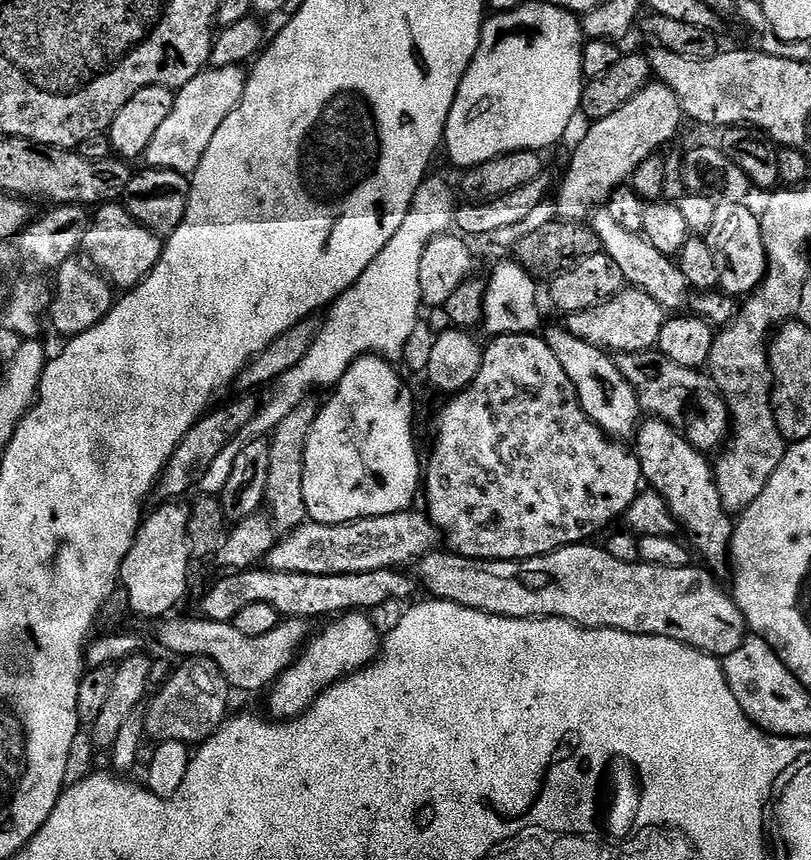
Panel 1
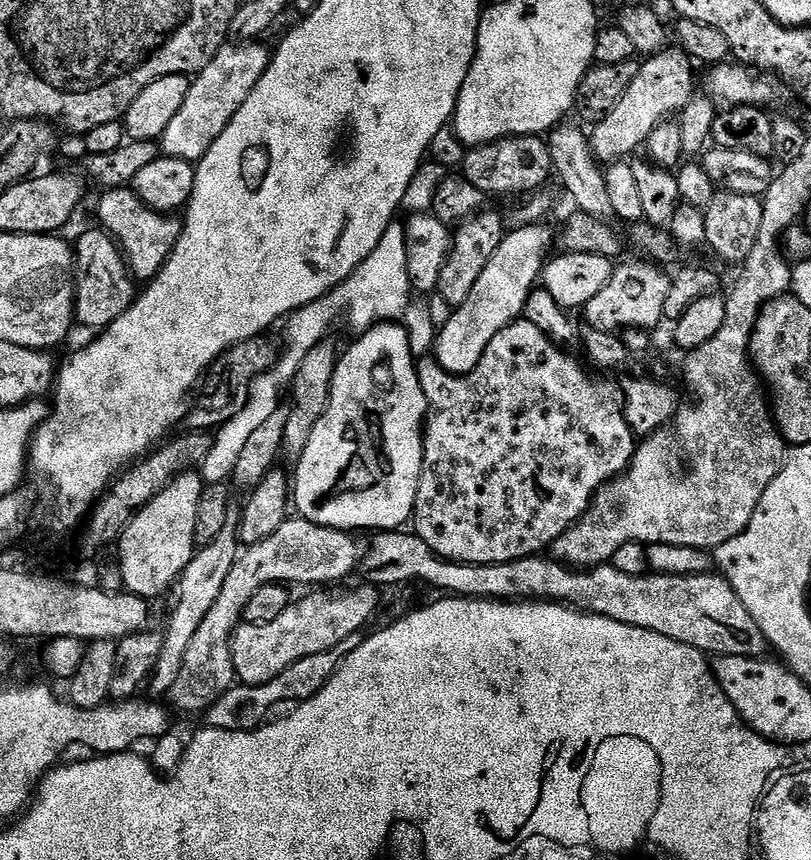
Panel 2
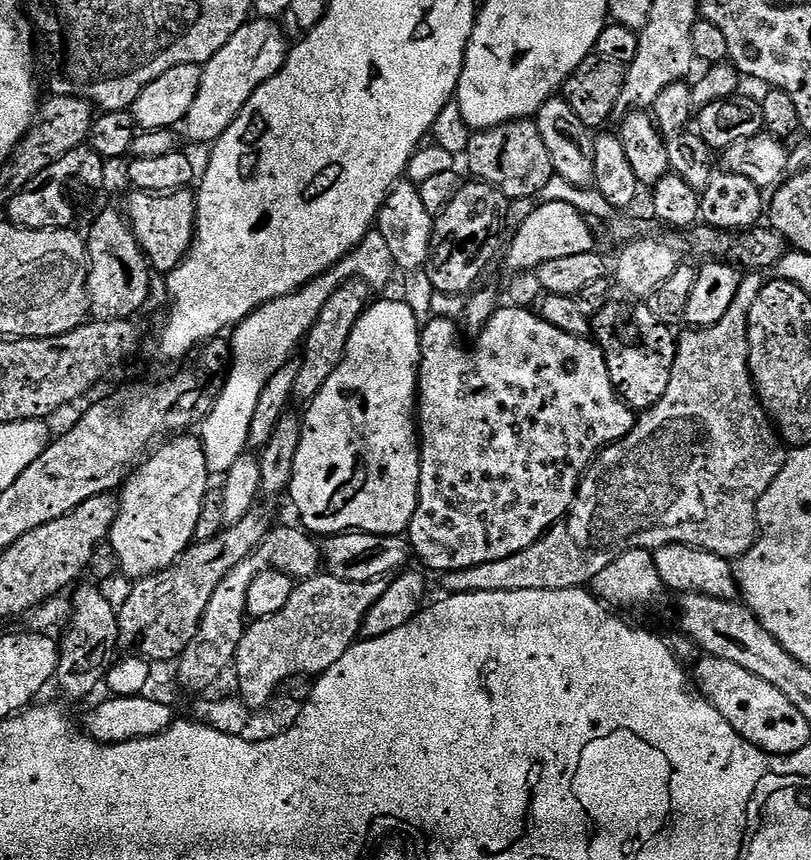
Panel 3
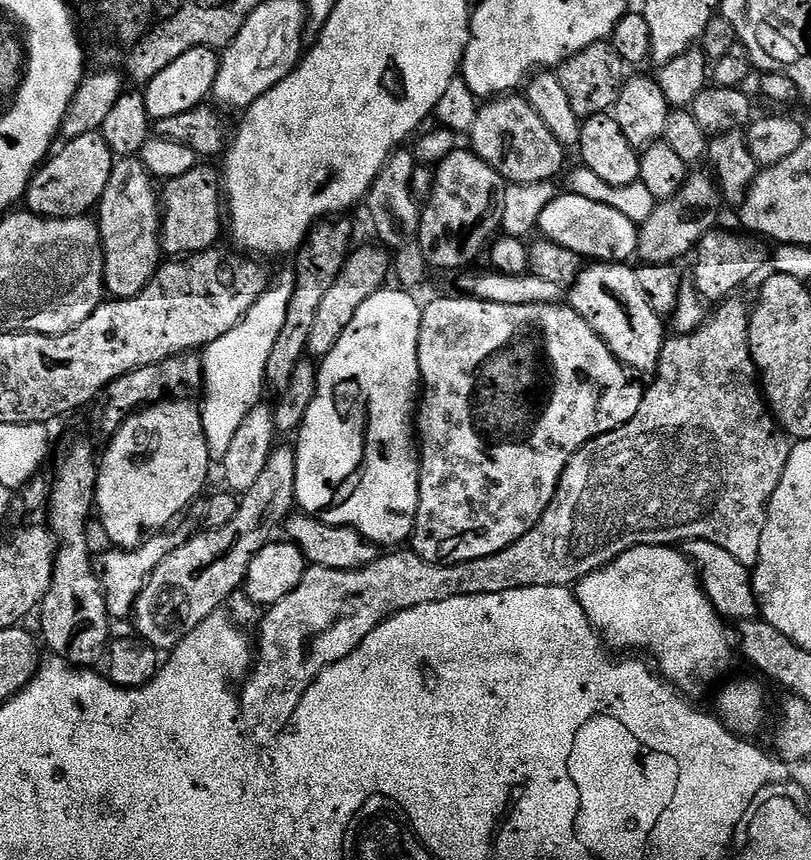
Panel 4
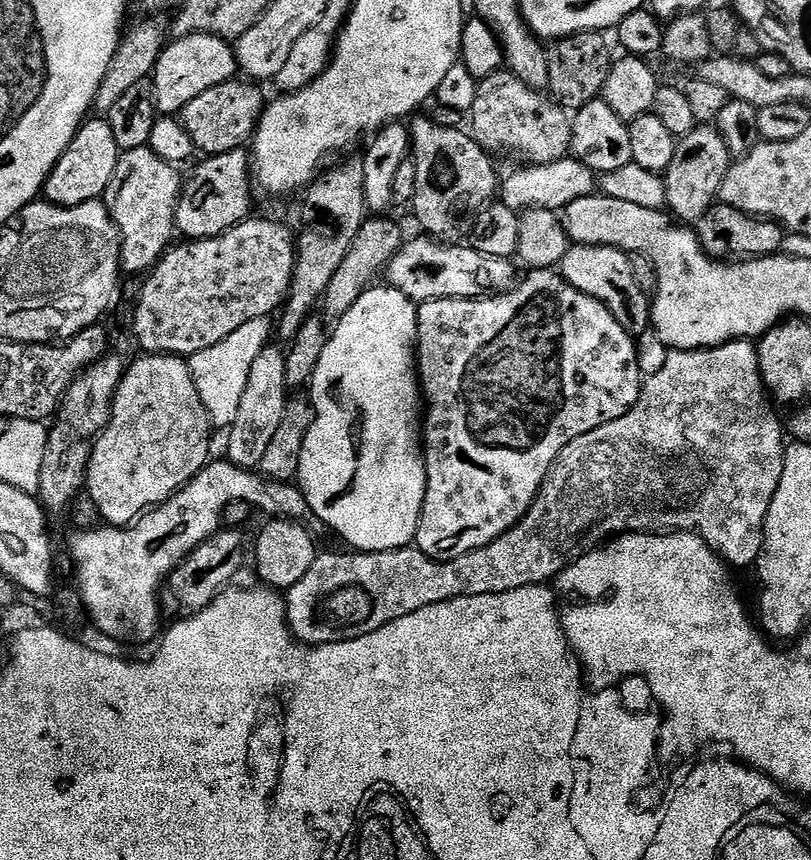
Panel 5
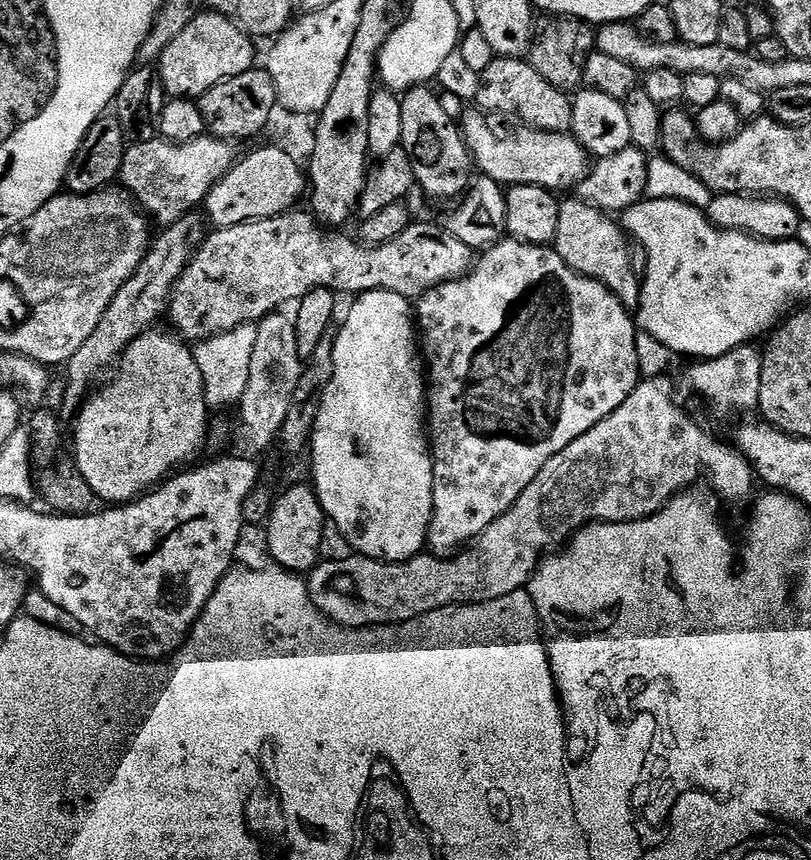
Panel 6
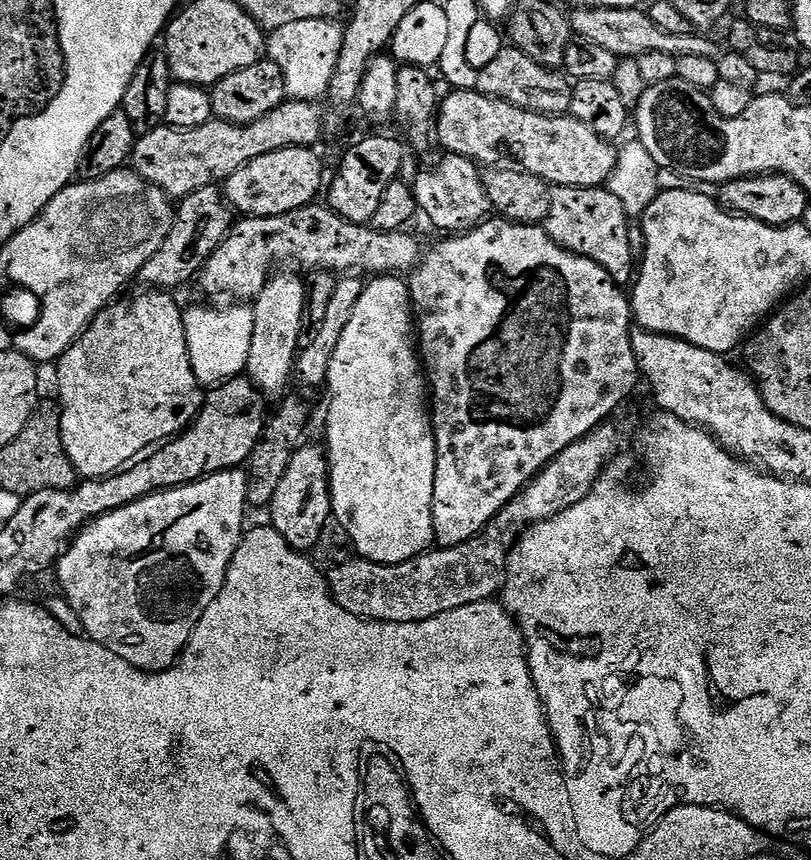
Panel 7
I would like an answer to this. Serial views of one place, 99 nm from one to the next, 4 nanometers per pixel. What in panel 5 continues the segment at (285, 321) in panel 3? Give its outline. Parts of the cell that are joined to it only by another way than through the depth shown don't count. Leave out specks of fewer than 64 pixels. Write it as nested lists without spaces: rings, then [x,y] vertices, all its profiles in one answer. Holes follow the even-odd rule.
[[[267,319],[246,322],[246,326],[238,326],[230,338],[190,357],[194,386],[198,386],[208,417],[217,429],[231,428],[234,418],[238,418],[238,406],[242,406],[242,394],[246,394],[246,382],[250,378],[250,366],[254,366],[254,358],[270,344],[268,323]]]

